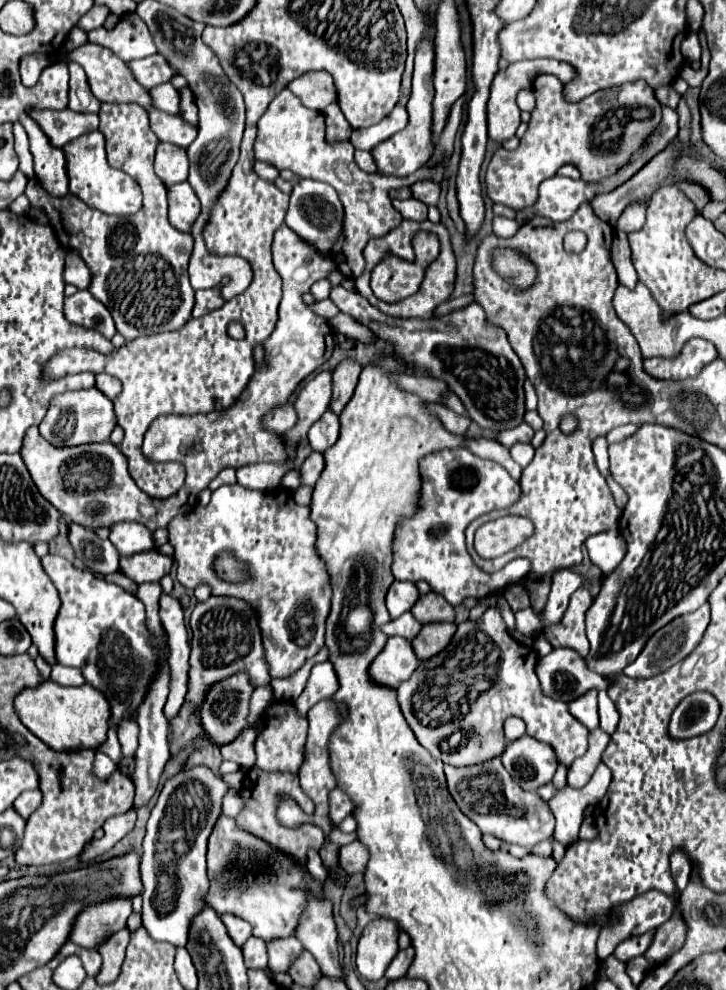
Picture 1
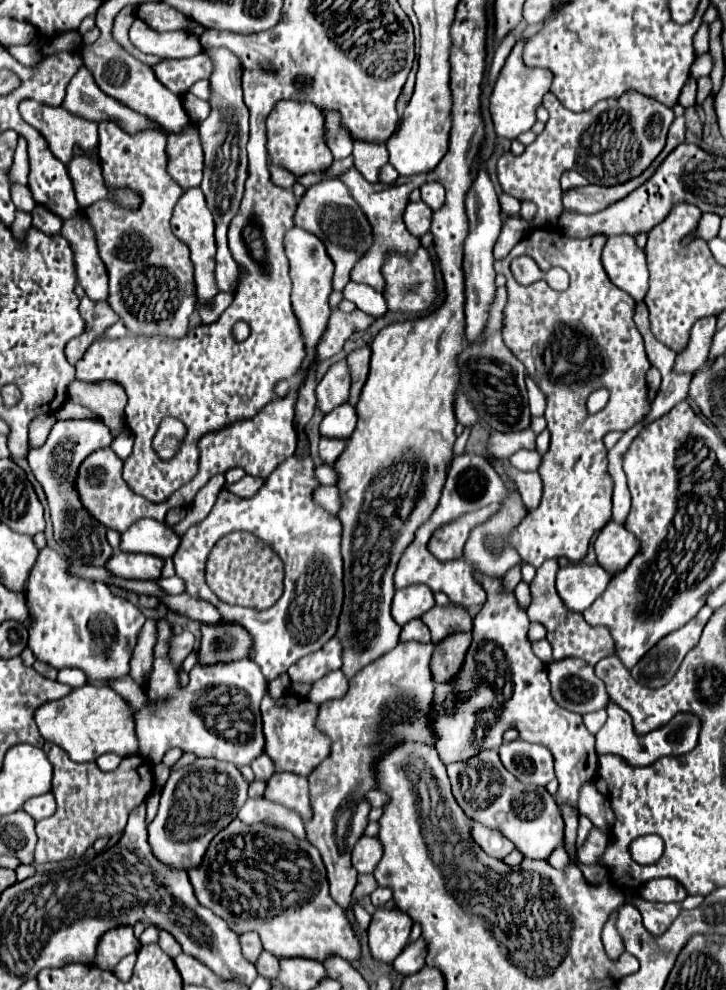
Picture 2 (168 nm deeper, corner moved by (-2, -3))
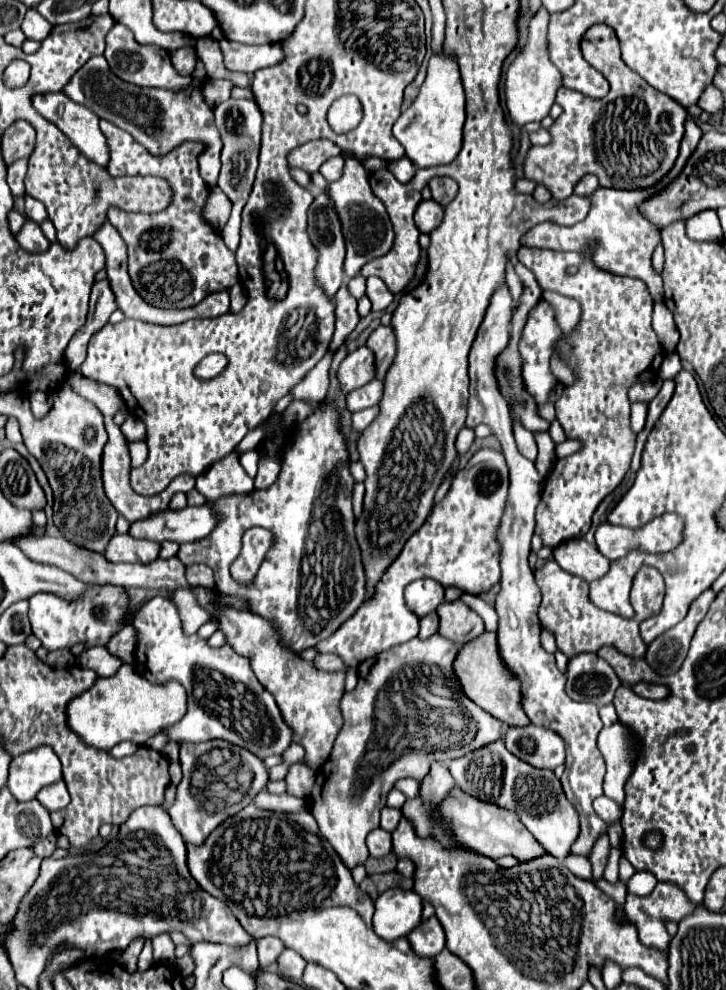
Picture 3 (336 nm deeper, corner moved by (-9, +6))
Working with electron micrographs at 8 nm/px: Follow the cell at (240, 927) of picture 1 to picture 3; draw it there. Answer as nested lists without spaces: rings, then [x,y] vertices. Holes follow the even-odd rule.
[[[277,937],[257,939],[257,953],[259,953],[259,963],[261,963],[261,967],[271,965],[281,951],[283,951],[283,943],[281,943]]]

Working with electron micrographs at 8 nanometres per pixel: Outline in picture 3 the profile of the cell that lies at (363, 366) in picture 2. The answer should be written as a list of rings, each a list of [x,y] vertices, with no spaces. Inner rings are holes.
[[[379,327],[375,329],[367,343],[365,343],[369,349],[373,349],[373,355],[377,357],[377,375],[375,379],[383,379],[385,377],[385,371],[389,369],[393,357],[395,357],[395,335],[393,335],[393,329],[391,327]]]

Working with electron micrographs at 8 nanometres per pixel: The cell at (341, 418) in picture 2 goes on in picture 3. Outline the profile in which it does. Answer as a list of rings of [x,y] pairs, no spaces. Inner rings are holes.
[[[369,381],[367,385],[351,391],[347,395],[347,411],[355,413],[355,411],[363,411],[367,407],[373,407],[381,401],[381,395],[383,395],[383,381]]]

